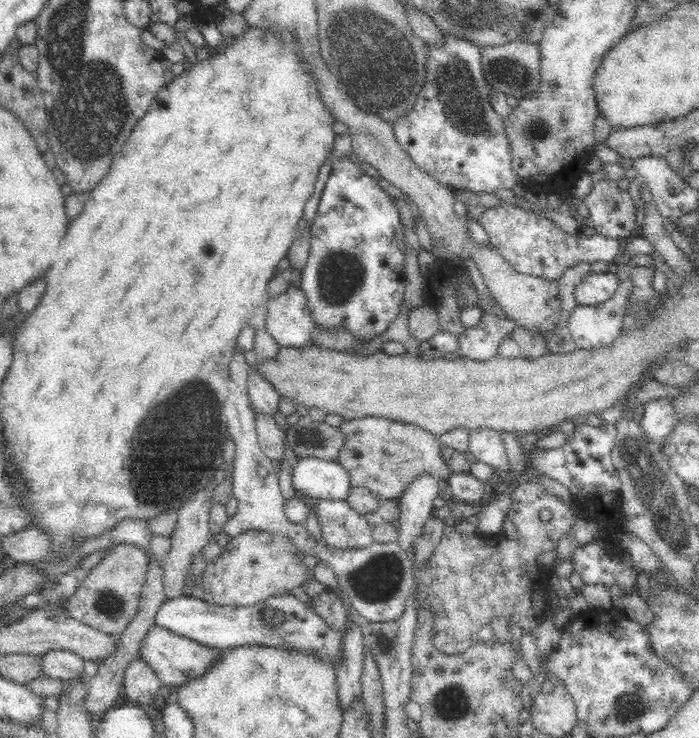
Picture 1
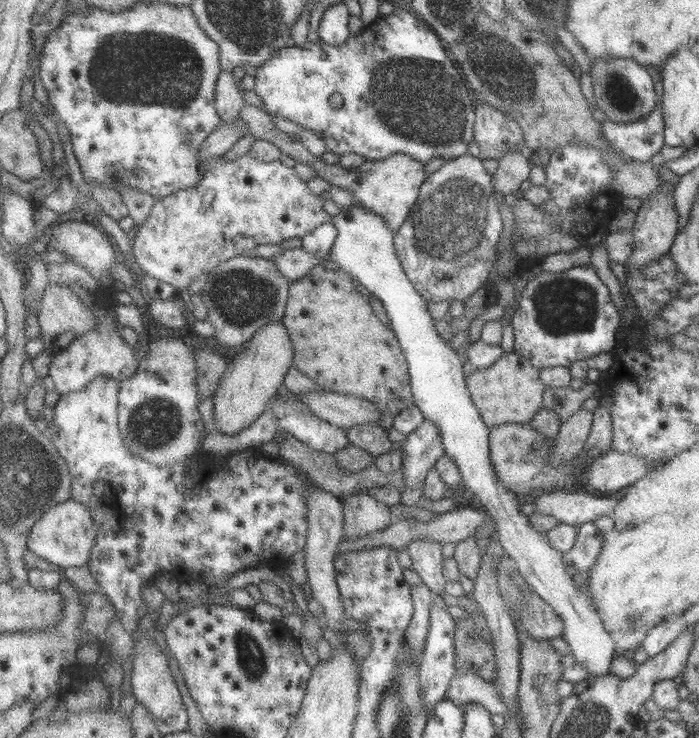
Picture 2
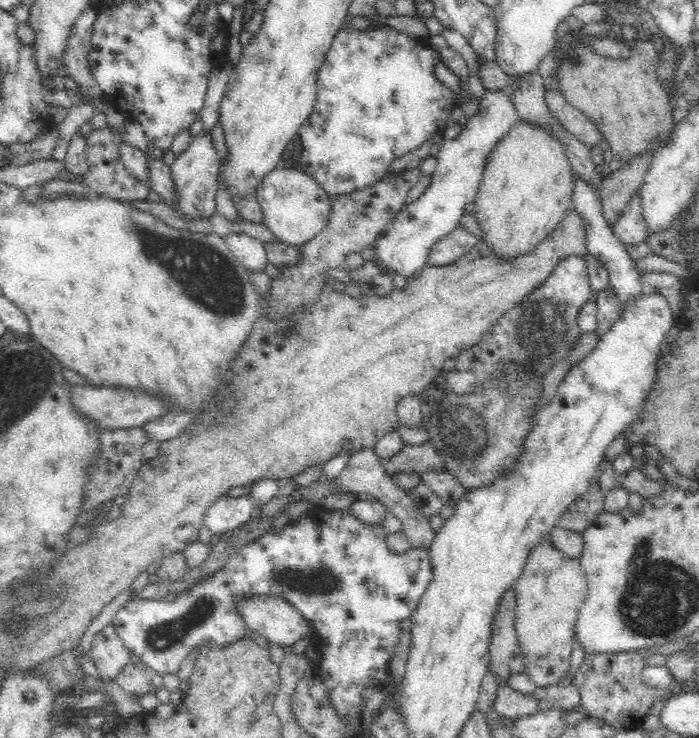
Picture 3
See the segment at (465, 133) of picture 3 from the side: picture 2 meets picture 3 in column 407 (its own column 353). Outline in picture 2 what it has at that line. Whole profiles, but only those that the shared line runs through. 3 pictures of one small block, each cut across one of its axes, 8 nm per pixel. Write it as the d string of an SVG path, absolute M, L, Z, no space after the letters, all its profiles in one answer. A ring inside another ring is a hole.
M357 203L351 207L333 209L332 223L338 228L332 259L383 301L392 327L406 352L416 406L426 419L435 421L439 426L445 455L453 457L461 469L461 486L469 488L479 498L480 505L493 519L501 538L501 546L517 561L521 575L565 622L565 640L572 656L591 676L609 675L609 664L618 653L602 617L599 612L595 612L595 604L591 604L591 590L577 588L575 580L569 574L570 565L563 556L564 552L551 546L547 533L537 532L533 528L528 516L519 512L522 497L505 488L501 482L490 450L492 428L483 421L478 406L472 400L467 376L463 374L464 364L457 350L453 350L439 336L435 319L427 308L426 298L421 296L405 272L396 248L396 233L375 210L363 208Z

